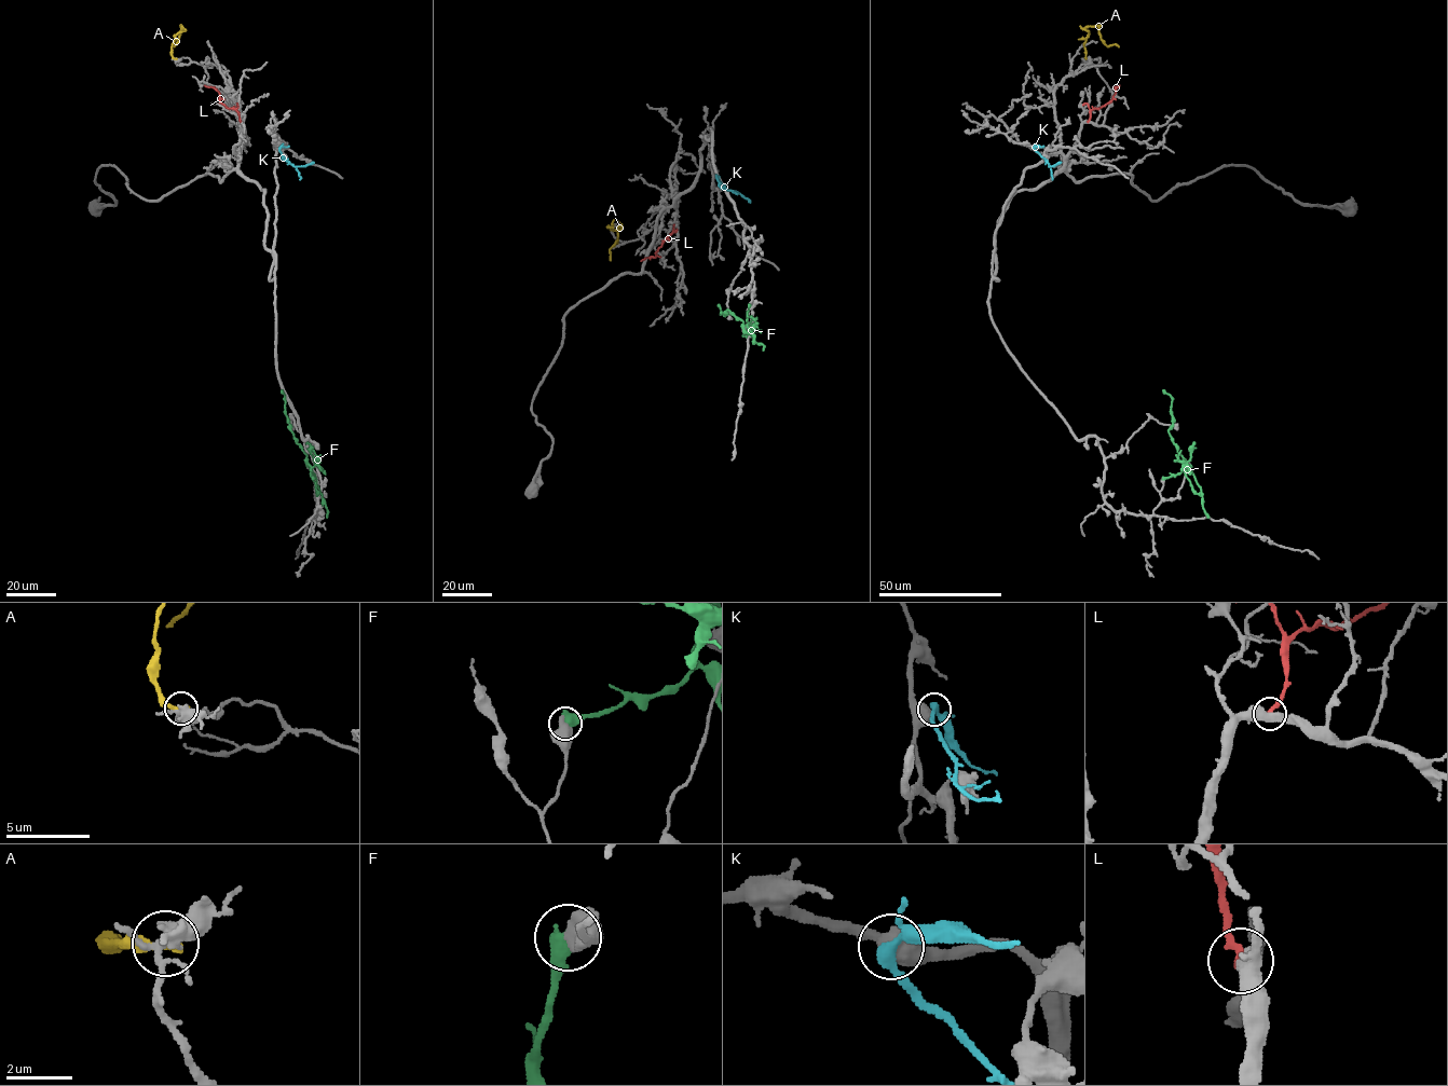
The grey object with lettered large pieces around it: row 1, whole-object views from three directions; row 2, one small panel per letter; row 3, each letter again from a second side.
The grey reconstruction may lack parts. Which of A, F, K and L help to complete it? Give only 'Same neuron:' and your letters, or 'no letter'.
Same neuron: no letter

